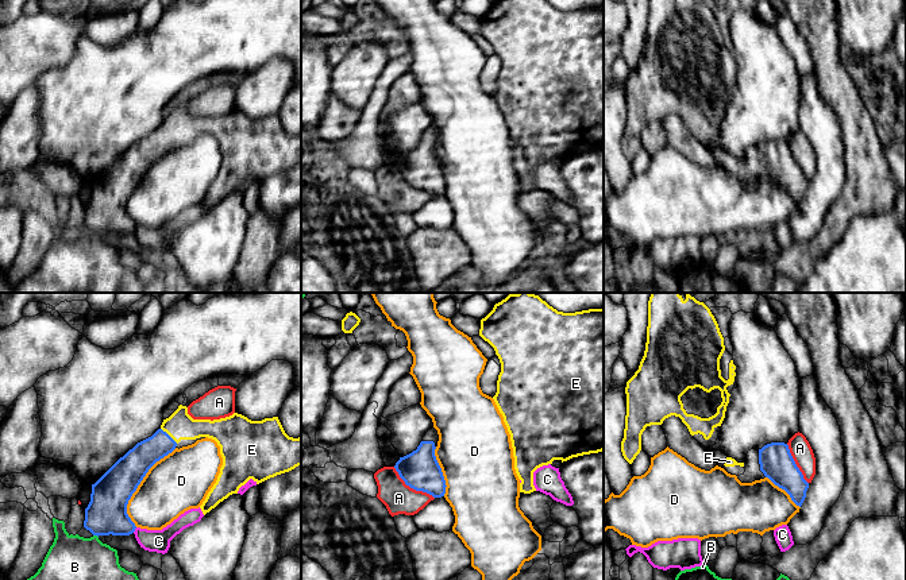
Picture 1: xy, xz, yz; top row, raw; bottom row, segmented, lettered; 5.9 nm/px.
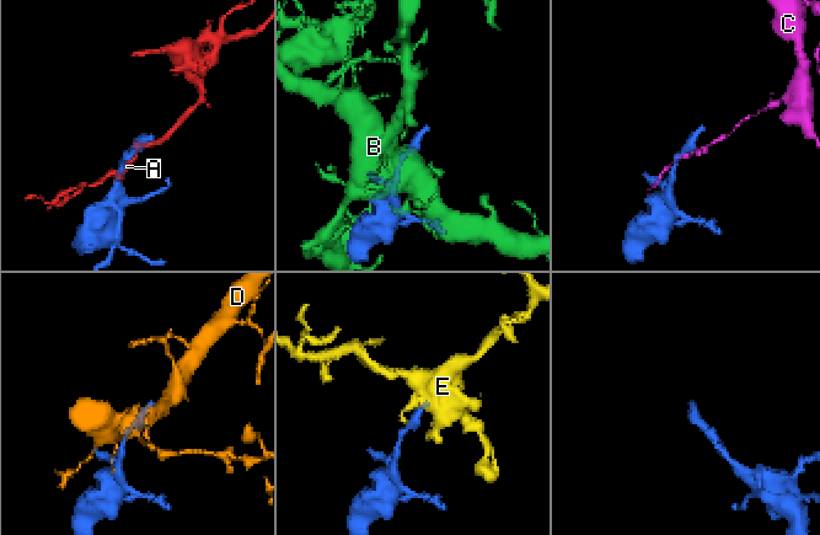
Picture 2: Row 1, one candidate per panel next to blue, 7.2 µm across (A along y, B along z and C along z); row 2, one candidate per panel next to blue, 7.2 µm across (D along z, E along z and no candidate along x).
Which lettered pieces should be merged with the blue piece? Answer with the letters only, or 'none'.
E

